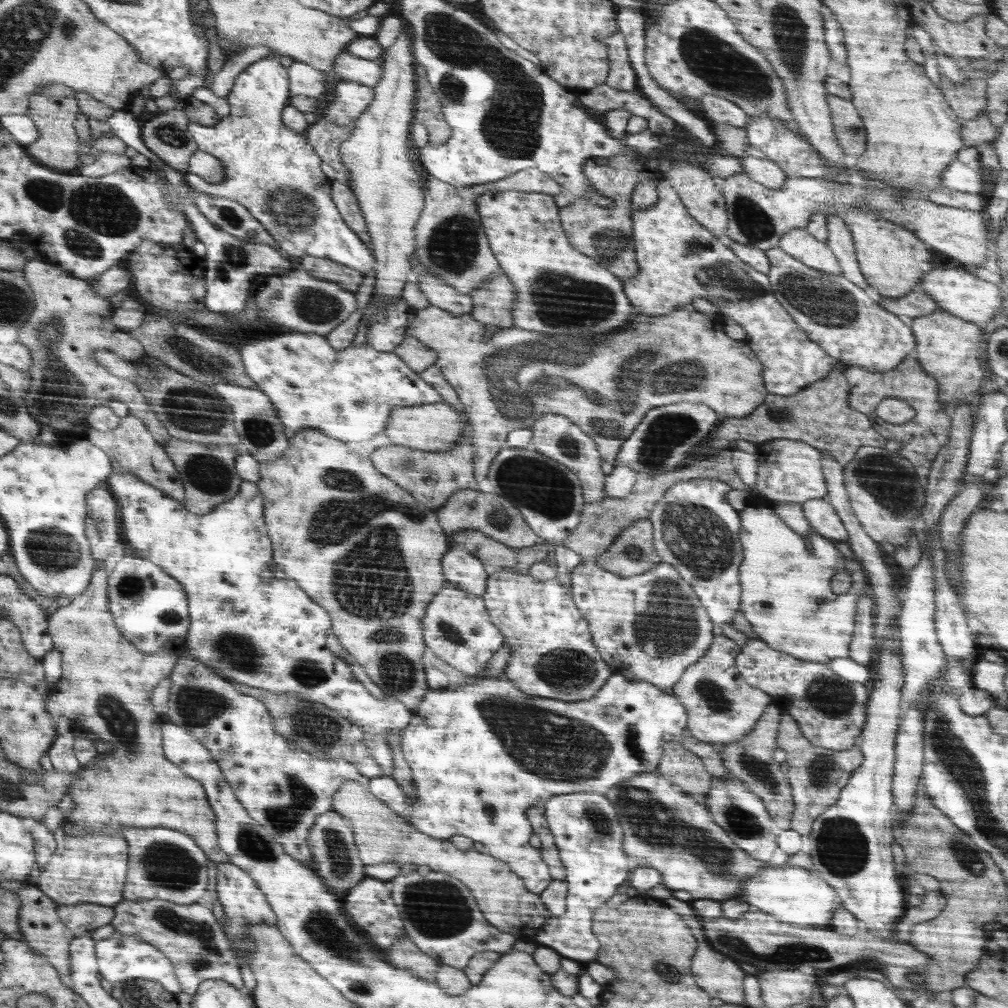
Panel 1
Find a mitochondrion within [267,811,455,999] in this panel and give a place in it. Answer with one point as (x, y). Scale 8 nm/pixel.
(326, 931)

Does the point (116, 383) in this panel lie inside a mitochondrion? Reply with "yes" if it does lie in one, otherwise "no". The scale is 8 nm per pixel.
no

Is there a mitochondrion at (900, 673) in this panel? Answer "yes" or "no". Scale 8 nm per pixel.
no

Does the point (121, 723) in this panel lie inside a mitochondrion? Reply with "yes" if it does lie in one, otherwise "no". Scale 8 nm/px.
yes

